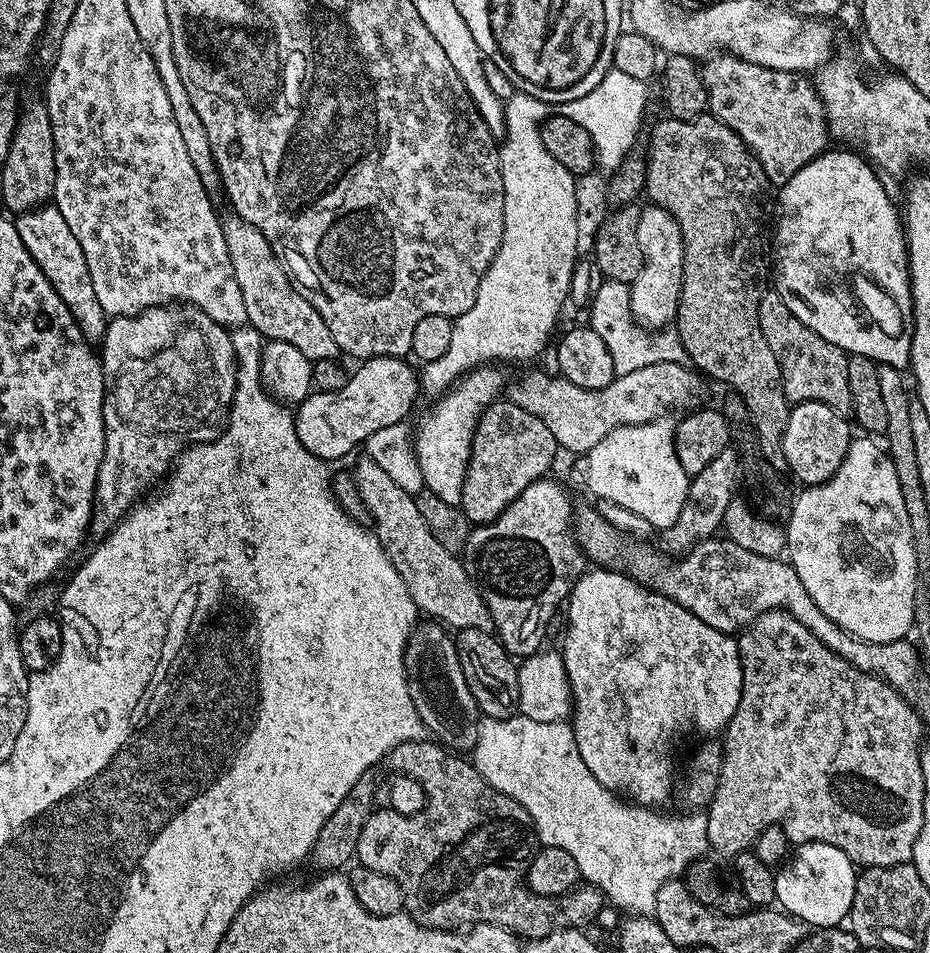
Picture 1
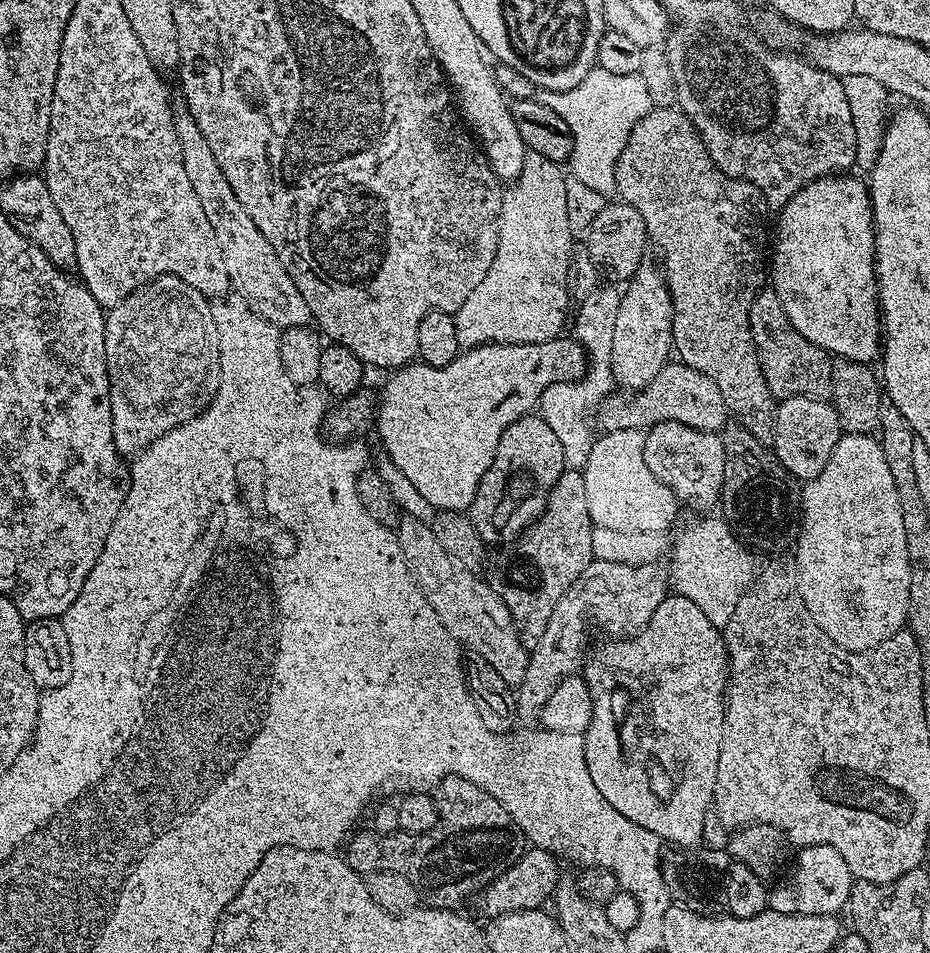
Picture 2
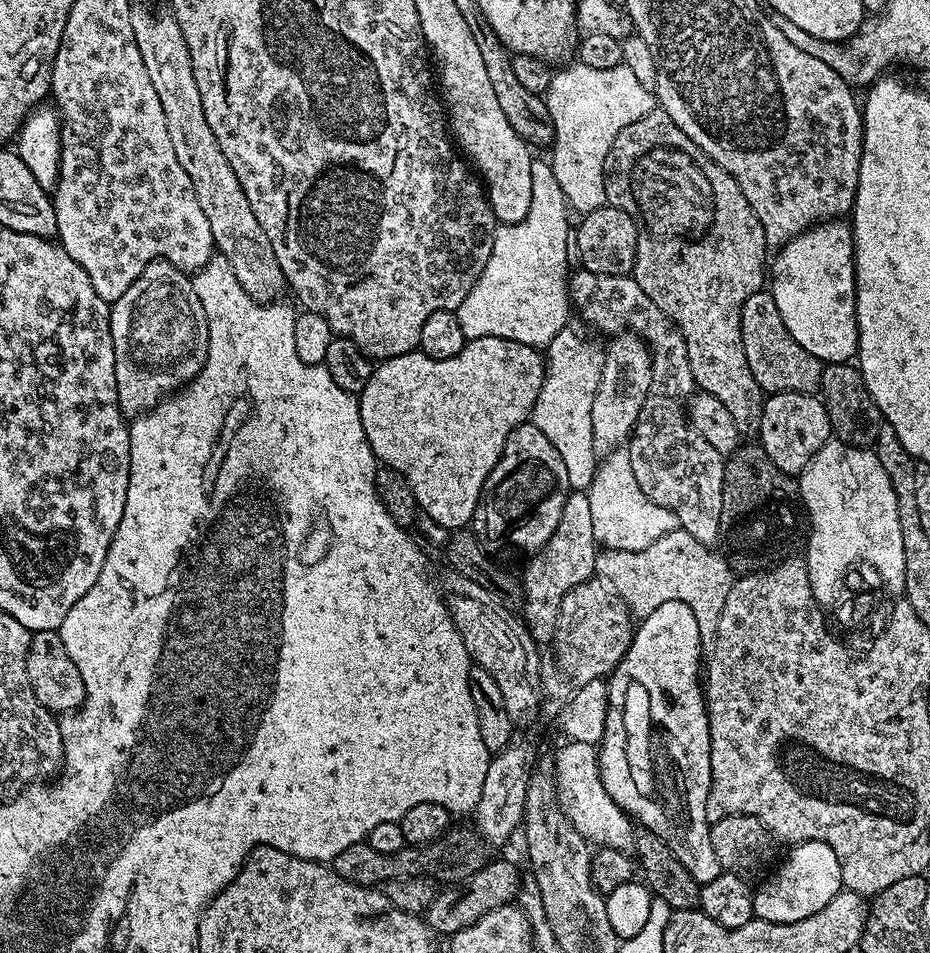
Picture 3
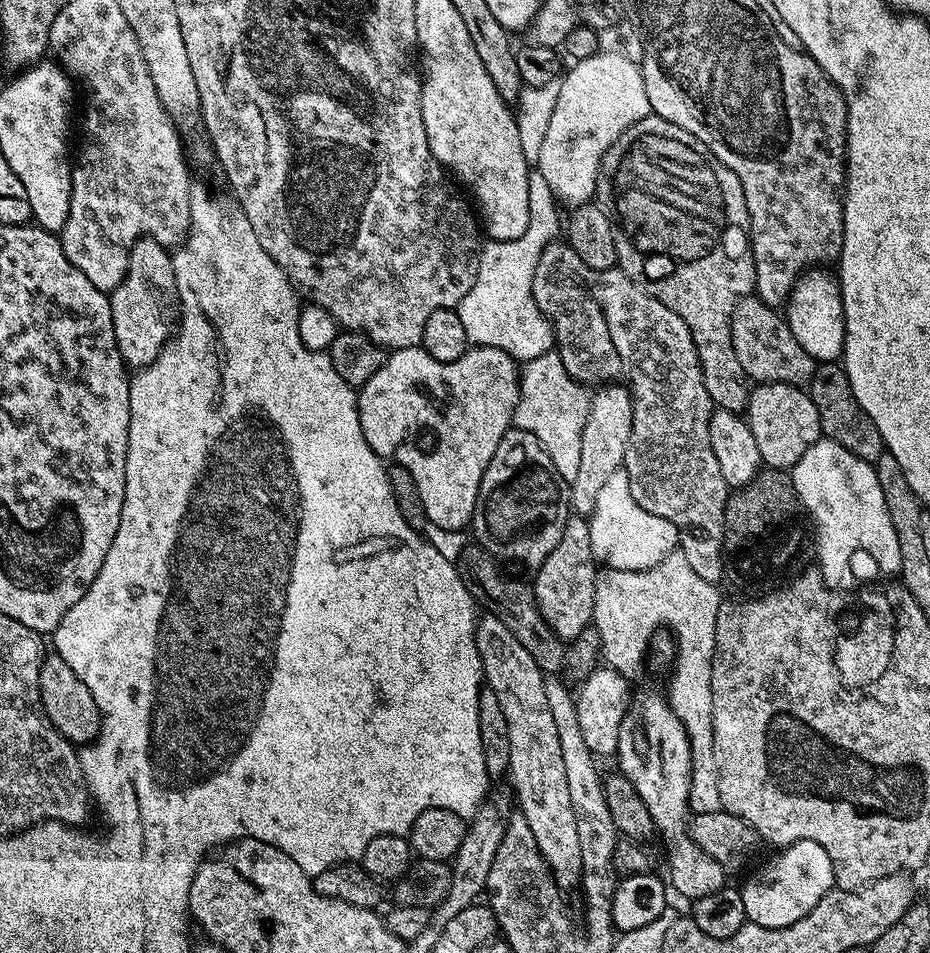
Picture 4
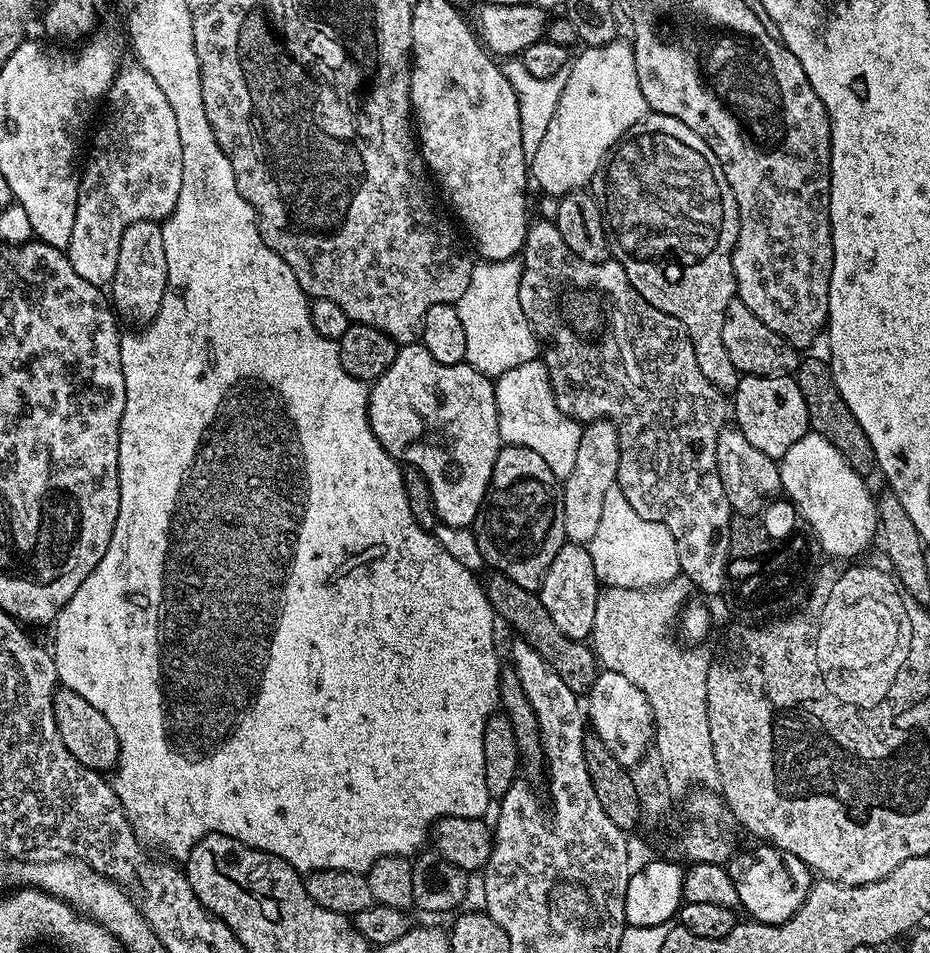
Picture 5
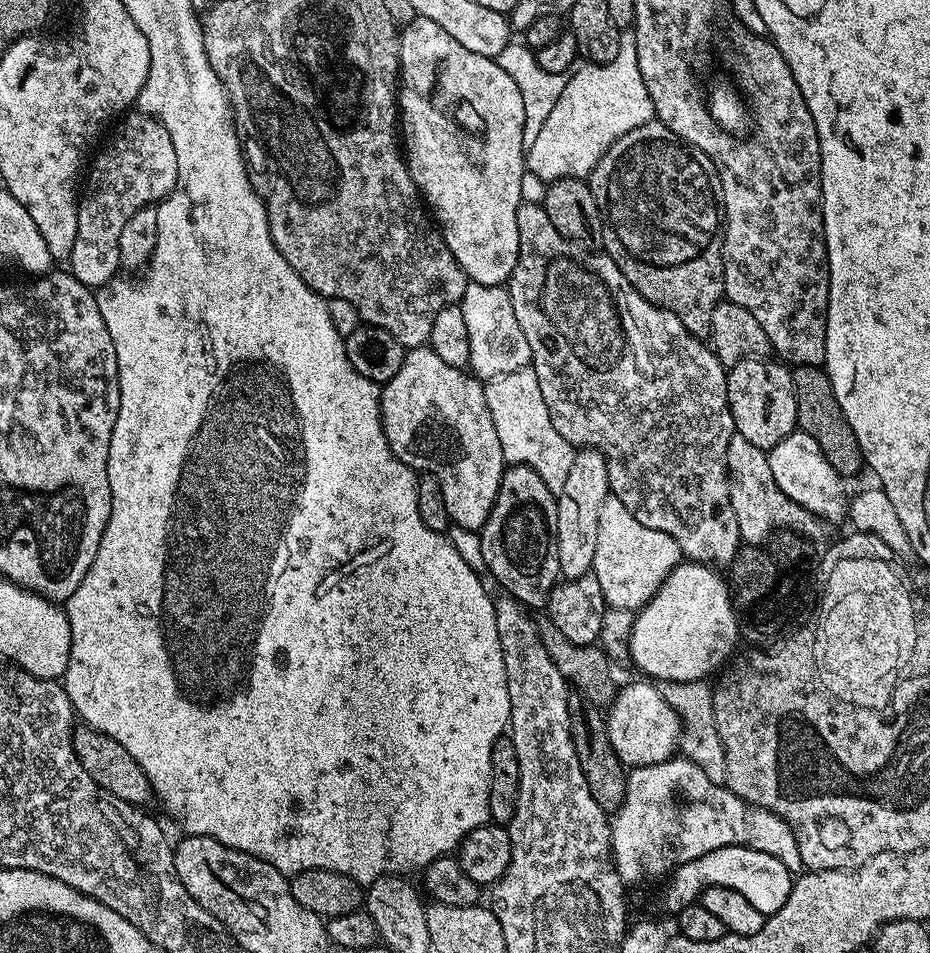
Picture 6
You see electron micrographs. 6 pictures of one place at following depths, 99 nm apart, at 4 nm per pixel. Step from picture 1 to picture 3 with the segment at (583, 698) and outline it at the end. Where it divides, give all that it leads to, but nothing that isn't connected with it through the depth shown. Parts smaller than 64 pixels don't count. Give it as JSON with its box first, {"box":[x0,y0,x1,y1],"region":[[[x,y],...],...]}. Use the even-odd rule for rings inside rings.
{"box":[598,601,721,886],"region":[[[674,601],[663,603],[649,616],[643,617],[642,624],[644,624],[644,644],[633,642],[626,655],[621,658],[621,661],[618,662],[616,668],[613,669],[606,680],[608,685],[606,730],[604,731],[604,737],[600,740],[598,752],[602,786],[606,786],[606,794],[610,794],[610,798],[614,798],[618,807],[627,812],[639,827],[648,828],[654,834],[658,834],[658,838],[662,838],[662,842],[666,842],[666,846],[670,846],[674,858],[678,858],[678,862],[682,862],[682,866],[686,868],[686,874],[690,874],[690,878],[694,878],[696,884],[703,886],[706,882],[714,882],[714,878],[718,878],[721,869],[718,854],[714,854],[714,842],[710,842],[712,826],[706,820],[706,806],[713,795],[713,791],[712,771],[710,770],[710,722],[708,721],[706,692],[702,687],[702,652],[700,656],[702,641],[698,623],[685,602]]]}

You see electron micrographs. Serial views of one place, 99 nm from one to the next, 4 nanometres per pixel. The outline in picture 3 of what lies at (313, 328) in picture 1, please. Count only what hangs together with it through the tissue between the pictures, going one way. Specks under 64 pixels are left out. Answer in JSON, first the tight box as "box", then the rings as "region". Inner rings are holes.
{"box":[132,6,286,301],"region":[[[136,6],[132,10],[132,25],[142,62],[146,62],[150,82],[154,82],[154,90],[166,114],[166,130],[170,134],[174,154],[182,170],[186,170],[190,182],[194,182],[198,206],[202,206],[202,214],[206,214],[206,222],[210,222],[215,251],[227,260],[230,270],[234,270],[234,278],[242,282],[242,290],[258,301],[275,301],[279,297],[276,295],[286,288],[282,266],[278,266],[274,246],[270,246],[266,230],[262,230],[258,218],[254,218],[254,210],[250,210],[246,194],[242,194],[238,174],[230,170],[230,162],[226,162],[226,154],[222,154],[222,146],[218,146],[218,138],[214,138],[210,122],[206,122],[202,94],[198,94],[190,52],[186,50],[186,38],[182,38],[176,17],[171,14],[159,16],[156,12],[147,12]]]}

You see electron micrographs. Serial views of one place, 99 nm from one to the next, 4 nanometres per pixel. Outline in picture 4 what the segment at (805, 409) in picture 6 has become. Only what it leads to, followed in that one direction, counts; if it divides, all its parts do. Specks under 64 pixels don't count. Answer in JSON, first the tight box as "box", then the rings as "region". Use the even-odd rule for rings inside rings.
{"box":[806,363,885,462],"region":[[[821,363],[806,391],[811,396],[814,406],[818,406],[820,431],[827,439],[838,442],[838,446],[846,446],[850,454],[869,462],[875,462],[885,452],[884,443],[878,434],[878,426],[874,426],[866,410],[858,406],[858,398],[854,398],[854,390],[850,390],[850,378],[839,363]]]}

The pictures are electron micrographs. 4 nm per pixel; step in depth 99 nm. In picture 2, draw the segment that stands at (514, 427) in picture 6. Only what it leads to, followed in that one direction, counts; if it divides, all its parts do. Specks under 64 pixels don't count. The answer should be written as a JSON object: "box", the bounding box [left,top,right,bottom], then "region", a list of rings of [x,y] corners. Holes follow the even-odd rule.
{"box":[539,286,621,470],"region":[[[604,286],[597,293],[590,293],[580,306],[580,321],[576,324],[575,339],[584,345],[588,359],[588,373],[580,380],[567,380],[564,384],[552,384],[540,396],[539,415],[554,430],[558,442],[562,442],[564,462],[569,469],[582,470],[590,458],[594,443],[592,419],[598,416],[598,409],[614,388],[612,375],[612,334],[617,324],[617,310],[621,291],[614,286]]]}

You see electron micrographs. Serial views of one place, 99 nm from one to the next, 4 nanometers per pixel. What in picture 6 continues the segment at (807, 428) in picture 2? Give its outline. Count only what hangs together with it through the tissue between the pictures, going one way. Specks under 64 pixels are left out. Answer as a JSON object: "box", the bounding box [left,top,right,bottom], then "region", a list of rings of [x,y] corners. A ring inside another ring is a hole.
{"box":[727,358,797,450],"region":[[[749,358],[727,369],[727,374],[728,409],[739,436],[767,450],[778,446],[782,438],[797,431],[792,374],[783,363],[772,358]]]}

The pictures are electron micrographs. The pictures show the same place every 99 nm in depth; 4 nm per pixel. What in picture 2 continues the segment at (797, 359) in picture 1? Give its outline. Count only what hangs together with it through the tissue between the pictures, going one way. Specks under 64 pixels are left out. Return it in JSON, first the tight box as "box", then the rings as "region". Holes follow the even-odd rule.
{"box":[748,290,833,401],"region":[[[761,290],[748,307],[748,329],[762,366],[762,378],[770,386],[777,401],[787,396],[815,396],[824,398],[832,390],[833,357],[825,348],[814,346],[790,322],[775,290]]]}

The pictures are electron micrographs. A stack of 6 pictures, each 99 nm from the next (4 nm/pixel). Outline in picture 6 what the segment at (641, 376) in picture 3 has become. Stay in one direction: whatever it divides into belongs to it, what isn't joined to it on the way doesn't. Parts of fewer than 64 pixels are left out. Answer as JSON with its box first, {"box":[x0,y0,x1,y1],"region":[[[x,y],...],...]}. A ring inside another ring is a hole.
{"box":[556,448,609,580],"region":[[[594,448],[579,449],[574,458],[574,466],[570,466],[570,475],[566,478],[566,486],[558,494],[556,502],[558,510],[558,566],[564,580],[577,580],[579,576],[591,573],[594,550],[598,546],[598,510],[602,510],[602,502],[609,494],[606,458]]]}

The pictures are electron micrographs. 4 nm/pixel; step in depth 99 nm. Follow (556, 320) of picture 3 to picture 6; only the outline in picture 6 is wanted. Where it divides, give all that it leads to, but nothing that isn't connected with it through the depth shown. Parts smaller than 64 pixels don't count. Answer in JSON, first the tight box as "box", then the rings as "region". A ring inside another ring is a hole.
{"box":[458,282,531,382],"region":[[[469,282],[464,297],[458,303],[462,315],[466,317],[466,331],[470,333],[468,368],[481,381],[492,382],[498,374],[510,374],[510,370],[531,365],[530,342],[526,342],[526,334],[522,334],[522,326],[518,326],[518,318],[514,318],[514,306],[507,287]]]}

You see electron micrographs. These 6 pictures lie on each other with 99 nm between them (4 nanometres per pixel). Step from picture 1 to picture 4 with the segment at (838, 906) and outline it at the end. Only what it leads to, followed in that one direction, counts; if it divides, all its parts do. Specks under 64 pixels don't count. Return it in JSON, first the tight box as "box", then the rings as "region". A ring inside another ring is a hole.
{"box":[740,840,836,928],"region":[[[799,840],[777,852],[780,853],[740,888],[748,920],[767,928],[785,928],[798,922],[798,918],[806,918],[822,897],[833,891],[836,882],[836,868],[832,865],[830,854],[826,854],[818,842]]]}

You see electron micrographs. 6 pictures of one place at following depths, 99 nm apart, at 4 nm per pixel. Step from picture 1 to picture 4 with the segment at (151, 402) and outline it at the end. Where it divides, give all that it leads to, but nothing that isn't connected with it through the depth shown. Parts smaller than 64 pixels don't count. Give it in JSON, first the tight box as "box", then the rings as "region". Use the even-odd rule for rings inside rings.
{"box":[110,238,178,370],"region":[[[141,238],[136,241],[128,255],[128,269],[124,271],[124,281],[113,288],[110,293],[112,301],[112,317],[114,318],[114,338],[118,342],[120,357],[129,369],[139,370],[152,364],[154,358],[163,350],[165,344],[174,335],[174,325],[178,320],[178,297],[176,295],[176,279],[169,249],[157,240]]]}

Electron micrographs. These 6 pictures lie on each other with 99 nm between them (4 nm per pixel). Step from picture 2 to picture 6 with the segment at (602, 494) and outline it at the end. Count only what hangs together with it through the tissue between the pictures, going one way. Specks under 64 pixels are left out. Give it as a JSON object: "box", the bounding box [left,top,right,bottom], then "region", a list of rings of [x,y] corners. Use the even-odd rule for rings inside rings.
{"box":[591,494,682,613],"region":[[[609,494],[602,502],[602,510],[598,510],[598,546],[594,550],[594,562],[591,575],[598,578],[598,586],[602,586],[604,603],[608,608],[620,608],[622,611],[635,613],[650,602],[650,598],[666,582],[668,575],[682,563],[682,553],[678,542],[670,534],[662,530],[654,530],[650,526],[642,526],[618,498]]]}

